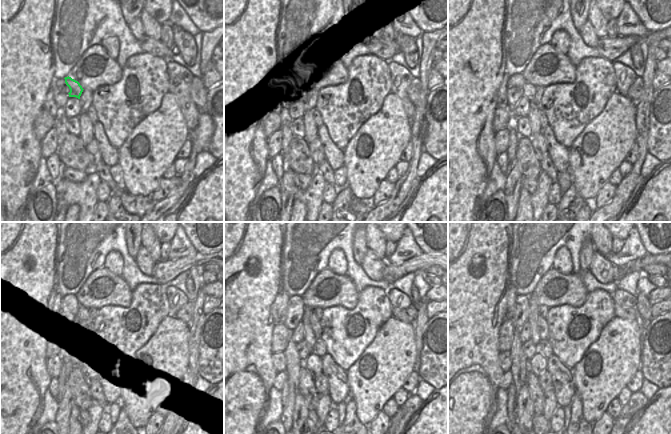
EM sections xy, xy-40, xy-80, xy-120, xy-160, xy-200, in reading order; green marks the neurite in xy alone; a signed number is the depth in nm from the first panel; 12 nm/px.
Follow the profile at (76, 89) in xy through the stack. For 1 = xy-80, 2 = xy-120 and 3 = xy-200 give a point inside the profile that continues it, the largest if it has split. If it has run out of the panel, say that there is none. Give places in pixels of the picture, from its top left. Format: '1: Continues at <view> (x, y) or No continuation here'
1: Continues at xy-80 (529, 90)
2: Continues at xy-120 (82, 316)
3: Continues at xy-200 (542, 324)

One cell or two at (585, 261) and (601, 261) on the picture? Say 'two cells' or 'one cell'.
two cells

